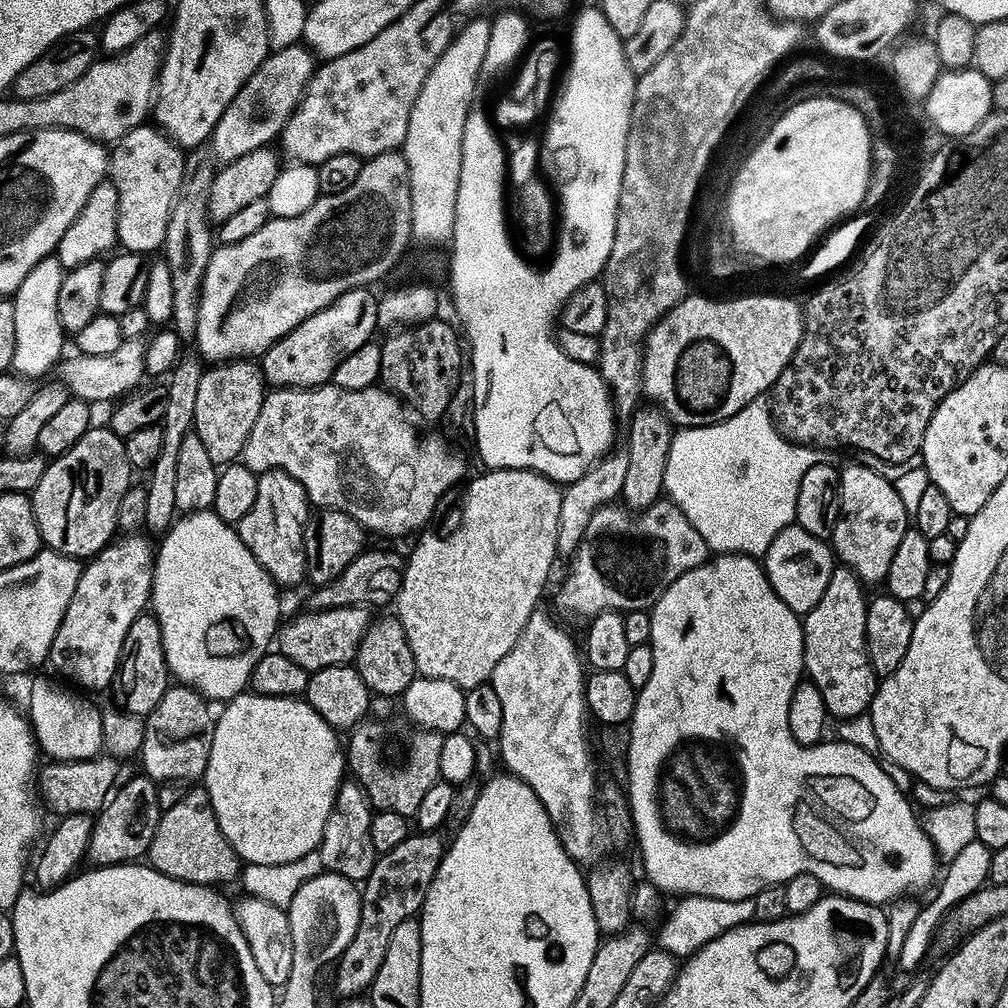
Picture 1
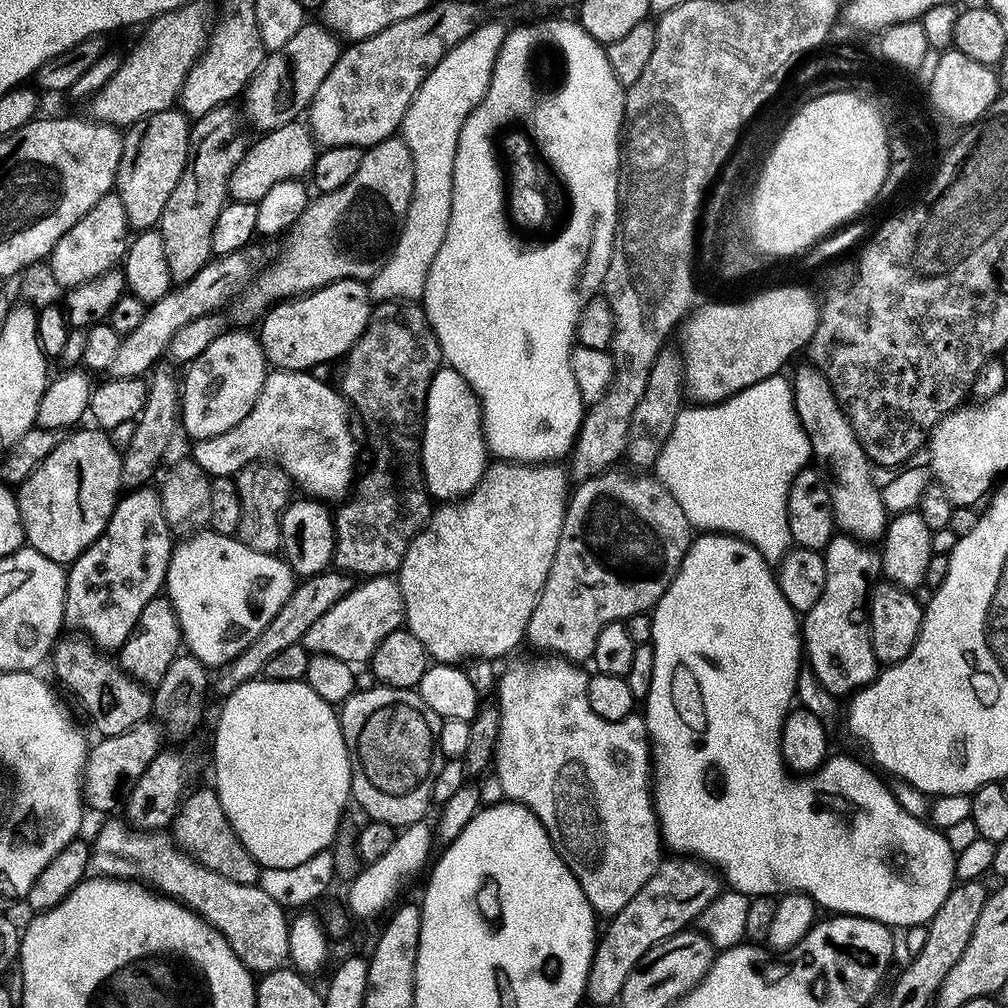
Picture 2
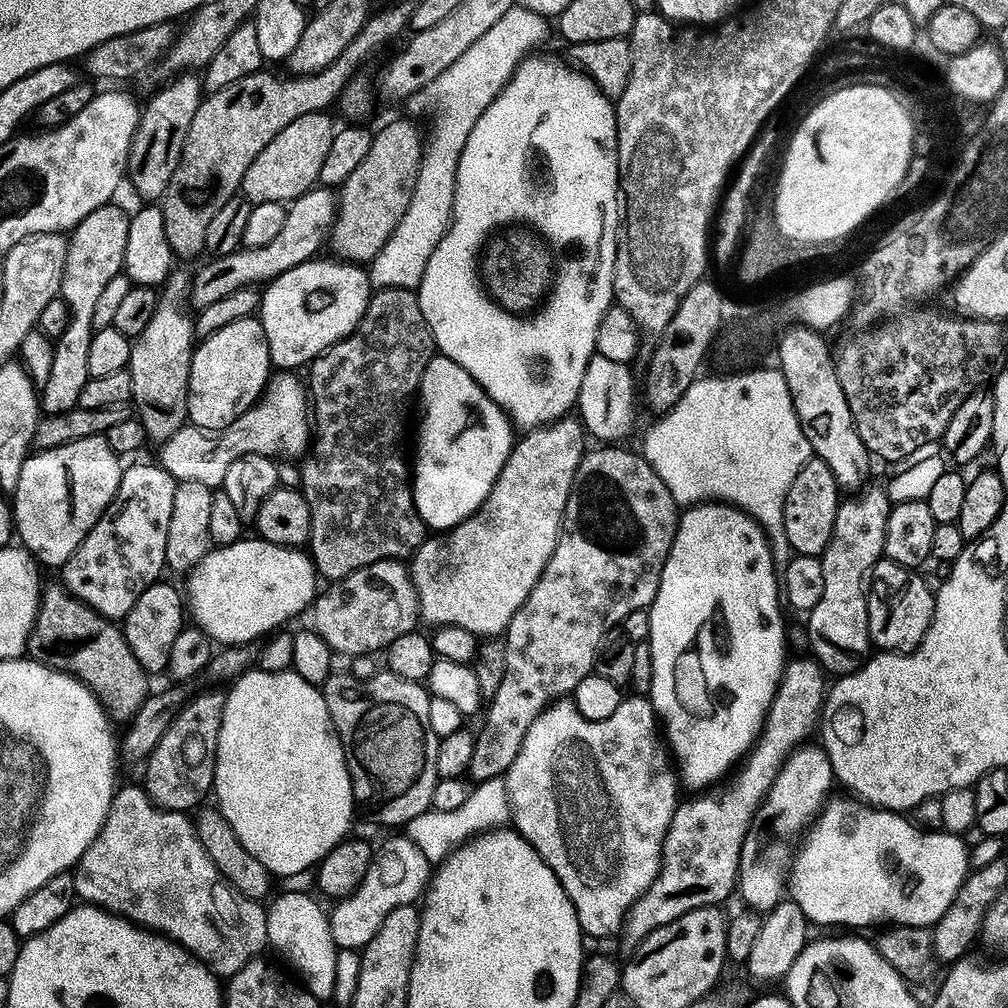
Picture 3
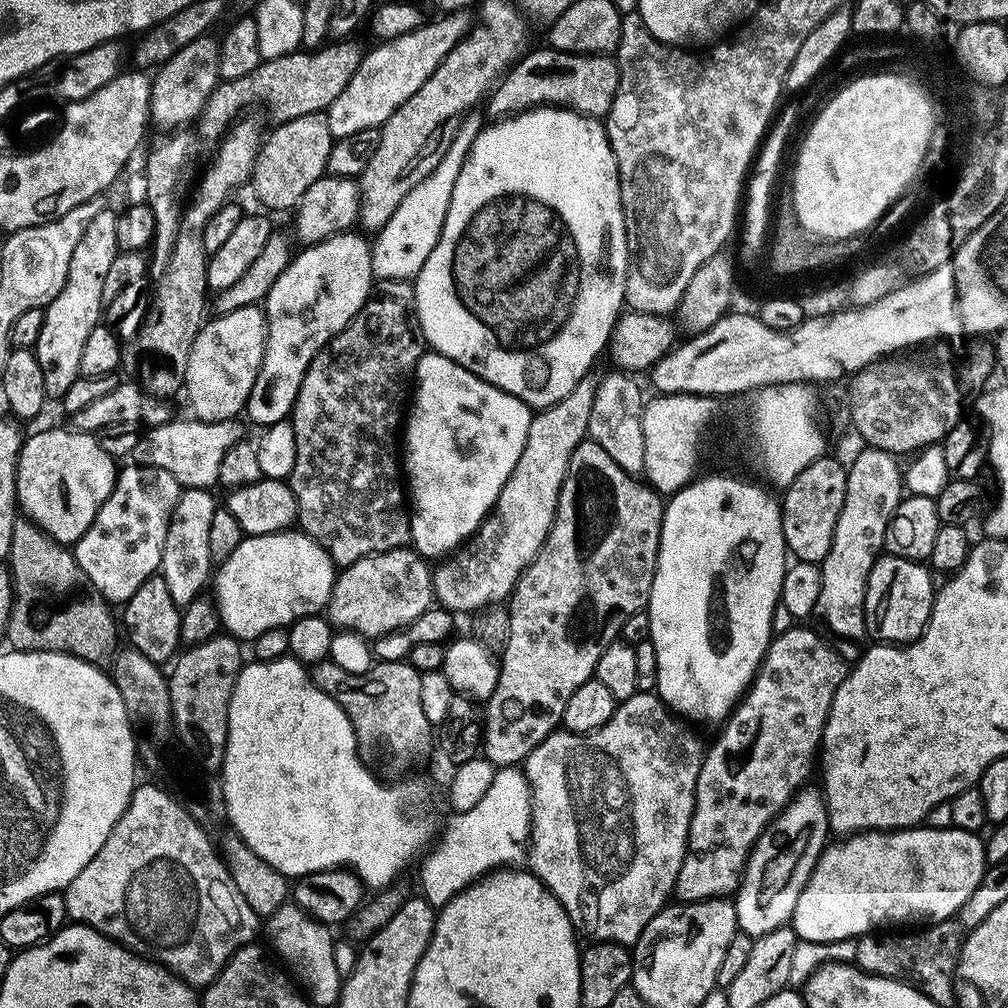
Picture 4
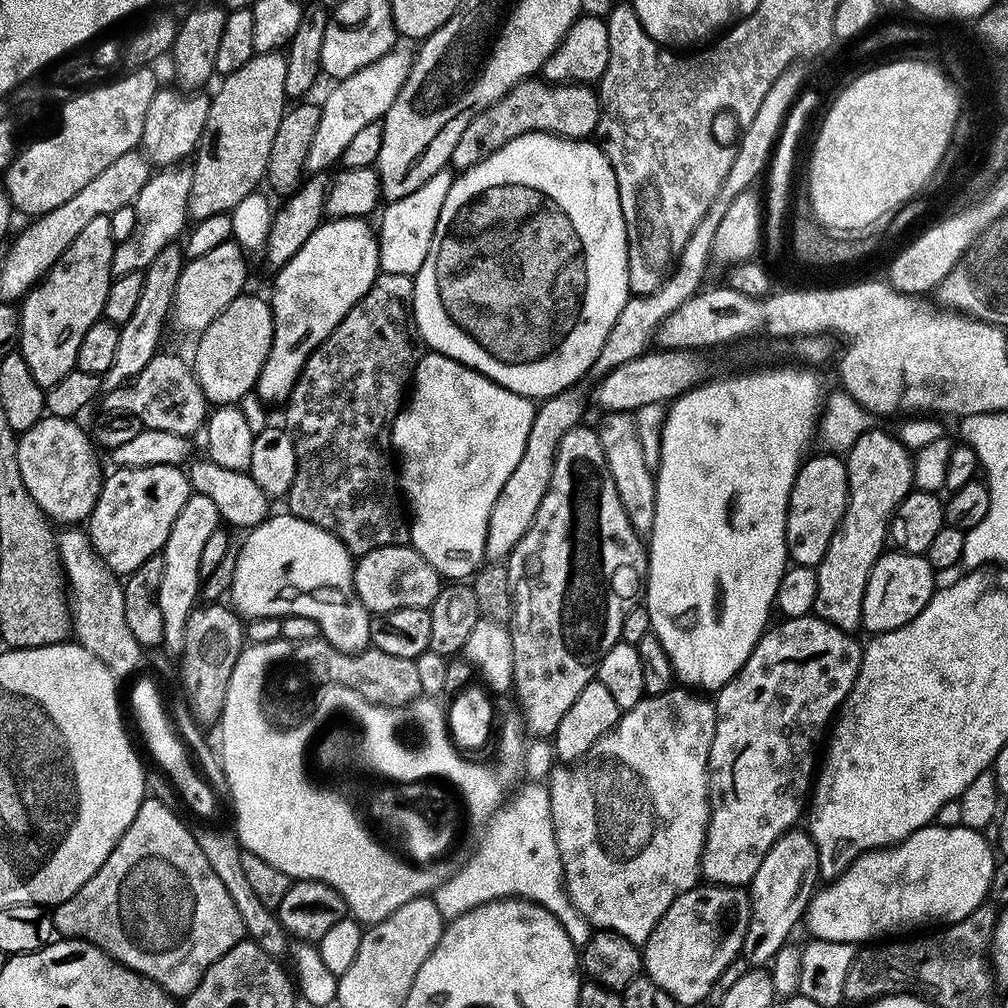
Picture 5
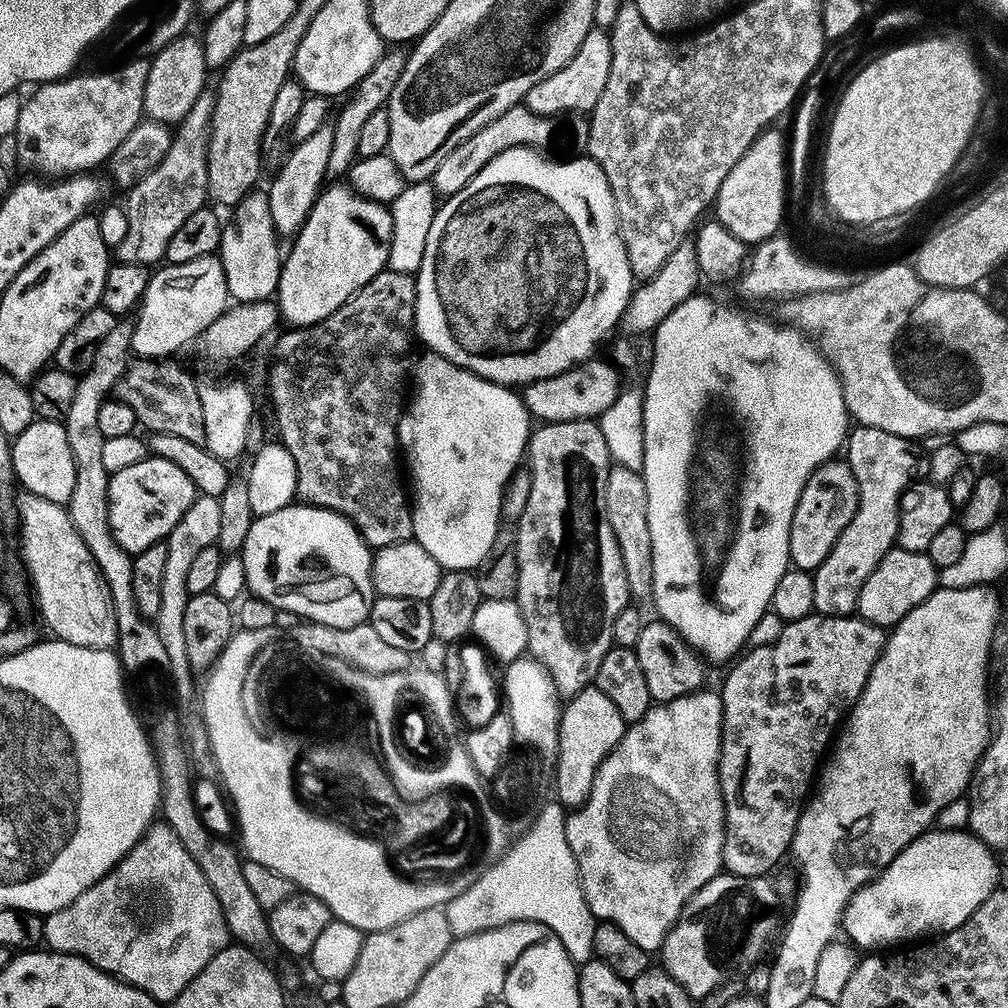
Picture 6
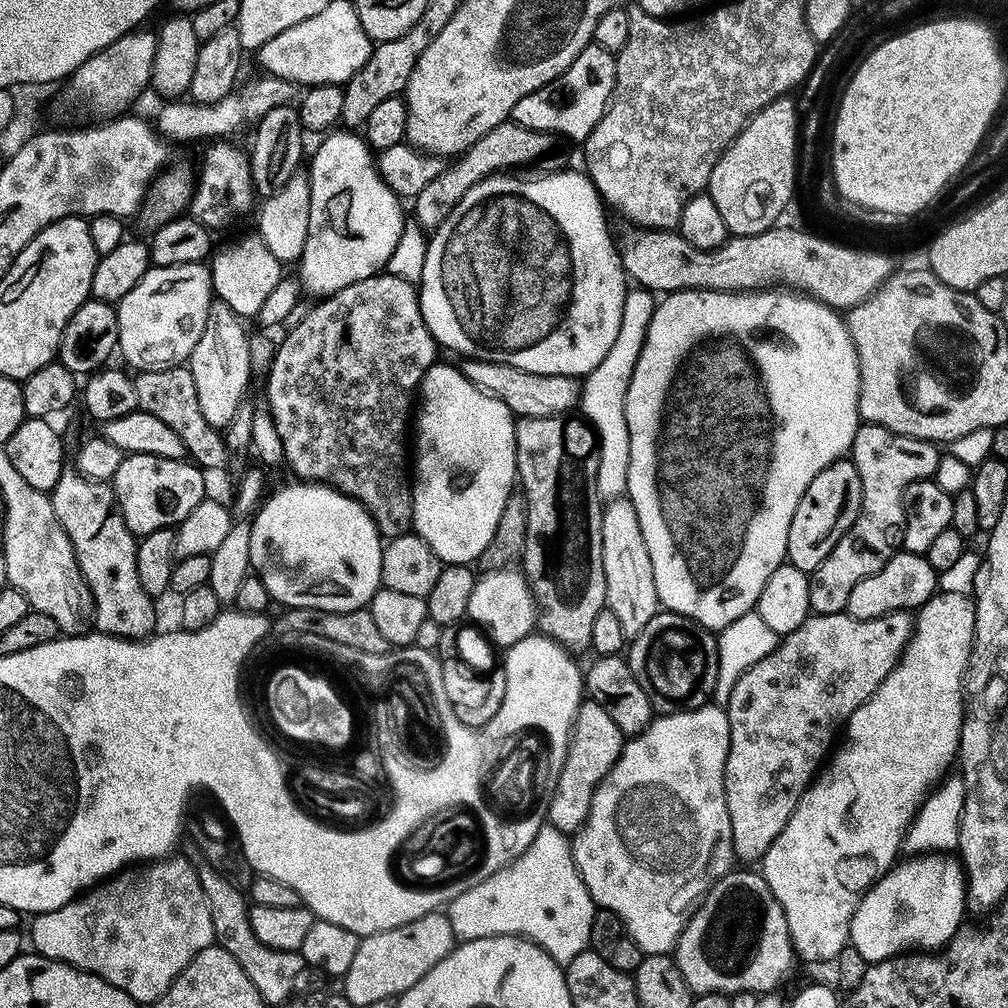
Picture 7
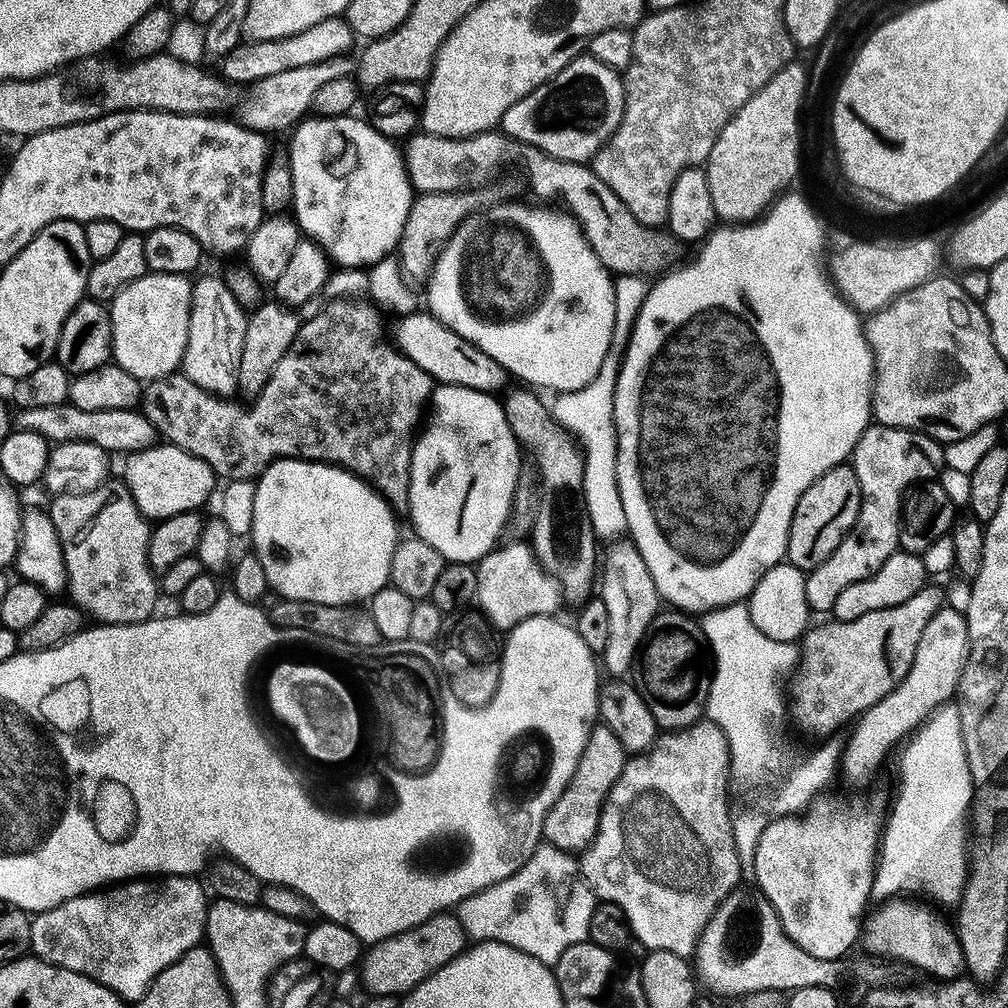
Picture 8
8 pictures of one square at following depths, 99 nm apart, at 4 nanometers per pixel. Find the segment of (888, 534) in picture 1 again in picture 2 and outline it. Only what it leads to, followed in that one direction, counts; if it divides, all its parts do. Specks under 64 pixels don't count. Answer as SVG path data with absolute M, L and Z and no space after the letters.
M804 362L796 373L791 373L790 383L796 417L806 430L812 456L821 460L817 461L826 469L832 485L832 513L836 516L836 528L861 542L879 541L888 527L890 513L884 505L881 489L872 481L873 469L868 455L854 434L830 382L826 382L824 375L810 362Z

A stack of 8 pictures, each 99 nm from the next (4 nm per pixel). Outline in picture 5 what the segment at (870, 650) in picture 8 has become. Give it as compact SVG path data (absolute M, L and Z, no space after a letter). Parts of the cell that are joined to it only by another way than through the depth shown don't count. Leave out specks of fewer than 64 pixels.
M815 614L784 618L779 622L781 624L777 628L772 626L765 631L750 656L746 658L744 665L738 670L736 677L723 684L714 696L716 729L714 730L714 742L710 746L710 754L708 755L708 803L710 805L708 837L704 840L704 853L700 859L703 879L710 884L725 884L731 888L751 885L752 879L758 872L758 866L762 866L762 858L766 858L770 846L774 846L774 842L779 836L793 831L797 827L796 819L799 816L801 819L806 808L806 801L810 796L810 789L814 784L814 773L818 768L818 753L825 743L826 733L829 731L834 717L839 713L858 678L858 670L864 657L861 641L856 641L857 637L853 633L843 632L838 626L821 620Z

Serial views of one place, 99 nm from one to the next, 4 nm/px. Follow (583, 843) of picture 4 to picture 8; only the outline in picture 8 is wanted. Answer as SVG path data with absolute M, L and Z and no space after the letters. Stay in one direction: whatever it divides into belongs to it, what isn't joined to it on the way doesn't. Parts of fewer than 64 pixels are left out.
M701 718L697 724L691 724L688 728L665 731L648 751L633 755L625 763L622 774L618 774L618 782L614 782L614 786L604 803L596 836L592 839L591 846L584 849L578 863L580 874L588 883L588 887L596 893L601 901L616 904L624 911L633 934L642 941L645 949L670 950L670 954L678 954L685 958L691 957L696 951L696 944L700 941L700 935L706 922L710 922L710 918L714 914L714 910L718 910L722 898L726 898L741 883L742 869L740 856L734 846L733 813L728 812L728 792L730 793L730 777L728 775L726 734L722 734L722 730L715 722L707 718Z

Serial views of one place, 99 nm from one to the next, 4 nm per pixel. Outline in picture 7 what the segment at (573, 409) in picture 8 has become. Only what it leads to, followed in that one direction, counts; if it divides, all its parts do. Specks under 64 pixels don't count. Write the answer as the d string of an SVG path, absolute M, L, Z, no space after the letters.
M639 286L625 291L622 302L622 326L618 326L618 335L614 338L614 346L606 350L606 358L594 366L594 370L583 377L578 401L579 411L584 411L583 419L594 429L598 437L600 461L596 475L596 488L601 497L620 498L628 487L628 463L630 462L630 434L626 430L624 417L624 399L630 386L630 378L634 374L634 366L638 362L638 354L646 342L646 330L650 326L650 318L658 303L657 297L647 288Z

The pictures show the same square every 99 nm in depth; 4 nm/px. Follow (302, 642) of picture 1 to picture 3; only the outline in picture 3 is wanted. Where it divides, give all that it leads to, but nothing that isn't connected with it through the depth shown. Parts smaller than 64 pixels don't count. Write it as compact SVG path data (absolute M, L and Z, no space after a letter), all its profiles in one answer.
M379 560L365 568L354 570L346 578L329 583L328 589L321 591L311 605L311 627L328 643L333 653L344 656L364 656L367 652L387 649L394 638L413 631L417 627L420 603L416 597L416 587L407 563L398 560Z

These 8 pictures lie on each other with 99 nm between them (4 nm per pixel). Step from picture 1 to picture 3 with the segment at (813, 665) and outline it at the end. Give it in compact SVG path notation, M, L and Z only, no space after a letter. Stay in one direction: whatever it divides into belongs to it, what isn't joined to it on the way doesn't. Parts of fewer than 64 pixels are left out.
M865 487L857 500L841 499L840 509L834 518L834 534L820 557L822 566L822 598L818 606L807 613L808 632L812 635L812 652L817 664L833 677L849 676L860 669L862 658L873 647L868 629L868 598L866 581L872 568L884 556L886 518L890 501L883 487Z

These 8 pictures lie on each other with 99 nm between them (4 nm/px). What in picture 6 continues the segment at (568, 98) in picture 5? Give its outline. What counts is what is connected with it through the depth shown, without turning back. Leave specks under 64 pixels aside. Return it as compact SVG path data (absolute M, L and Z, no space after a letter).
M523 106L510 108L504 114L498 115L498 118L494 118L492 122L487 122L486 126L482 126L482 130L478 130L478 134L470 134L470 138L466 138L458 146L454 146L454 150L450 150L450 154L446 154L446 158L442 158L442 162L438 162L438 170L434 170L430 181L437 197L447 198L458 194L458 190L462 190L462 186L466 186L466 182L470 182L470 178L474 178L474 174L478 174L478 170L482 170L490 162L494 162L494 158L498 158L498 154L506 154L506 150L515 148L544 150L544 147L552 140L552 124L553 121L549 117L534 114Z

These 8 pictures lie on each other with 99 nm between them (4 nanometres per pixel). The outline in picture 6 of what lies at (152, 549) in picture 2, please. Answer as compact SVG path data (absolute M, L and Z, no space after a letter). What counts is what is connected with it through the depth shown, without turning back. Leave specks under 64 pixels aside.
M145 455L144 459L134 462L134 466L126 466L126 470L118 470L111 473L108 478L108 517L110 518L110 530L116 539L118 546L129 554L135 554L146 550L146 546L154 546L161 543L178 526L182 514L190 510L190 506L197 498L194 482L174 462L166 462L161 456Z

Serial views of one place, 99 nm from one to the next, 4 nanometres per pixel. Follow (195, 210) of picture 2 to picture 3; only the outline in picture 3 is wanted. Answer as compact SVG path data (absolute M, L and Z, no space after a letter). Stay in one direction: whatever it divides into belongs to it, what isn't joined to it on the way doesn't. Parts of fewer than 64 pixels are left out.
M396 4L393 8L384 8L380 13L369 15L368 21L362 26L358 38L338 54L338 58L326 70L318 70L309 76L291 75L279 76L276 72L251 72L246 74L246 78L238 78L238 82L230 82L230 86L222 86L222 90L208 92L203 97L194 110L194 122L190 122L190 130L186 130L186 142L180 155L178 166L170 178L170 186L166 186L164 195L159 201L159 208L164 215L166 222L166 242L170 242L170 250L173 257L184 260L192 260L196 255L204 252L206 242L206 230L210 226L210 221L214 219L214 214L226 206L232 197L240 192L242 178L246 178L246 170L250 170L250 162L262 154L262 149L274 134L286 130L294 118L302 118L302 114L307 112L322 112L337 103L340 93L352 80L353 76L361 71L360 63L368 60L372 52L379 50L383 44L388 44L400 31L408 28L408 19L412 13L413 5Z

